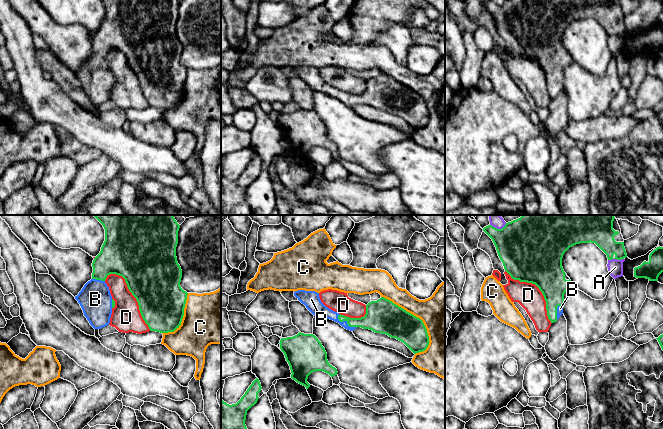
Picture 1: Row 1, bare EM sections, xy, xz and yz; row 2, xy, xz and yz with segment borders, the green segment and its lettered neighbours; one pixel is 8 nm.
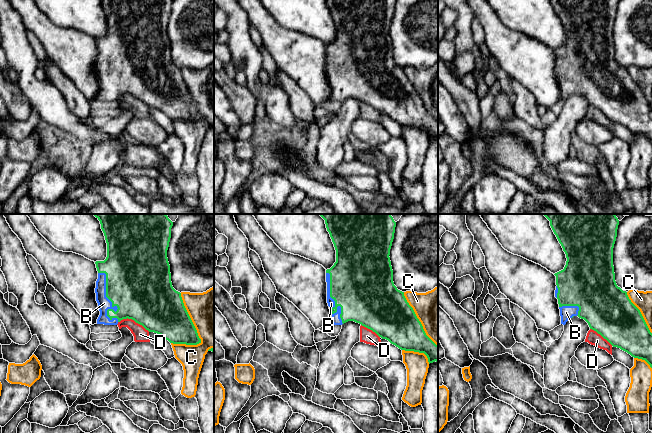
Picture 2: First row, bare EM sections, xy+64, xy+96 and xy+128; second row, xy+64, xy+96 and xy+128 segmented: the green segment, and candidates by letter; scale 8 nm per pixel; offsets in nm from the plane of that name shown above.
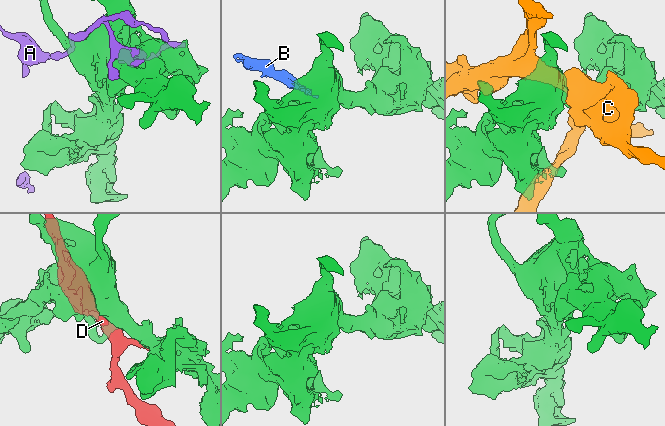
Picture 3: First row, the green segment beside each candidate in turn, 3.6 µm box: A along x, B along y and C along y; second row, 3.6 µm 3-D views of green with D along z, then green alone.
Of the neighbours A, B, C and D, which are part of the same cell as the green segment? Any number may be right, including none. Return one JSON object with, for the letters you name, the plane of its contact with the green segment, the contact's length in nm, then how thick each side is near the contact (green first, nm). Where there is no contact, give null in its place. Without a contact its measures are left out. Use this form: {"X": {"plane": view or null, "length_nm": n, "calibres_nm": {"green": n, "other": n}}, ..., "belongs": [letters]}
{"B": {"plane": "xz", "length_nm": 190, "calibres_nm": {"green": 190, "other": 110}}, "belongs": ["B"]}

